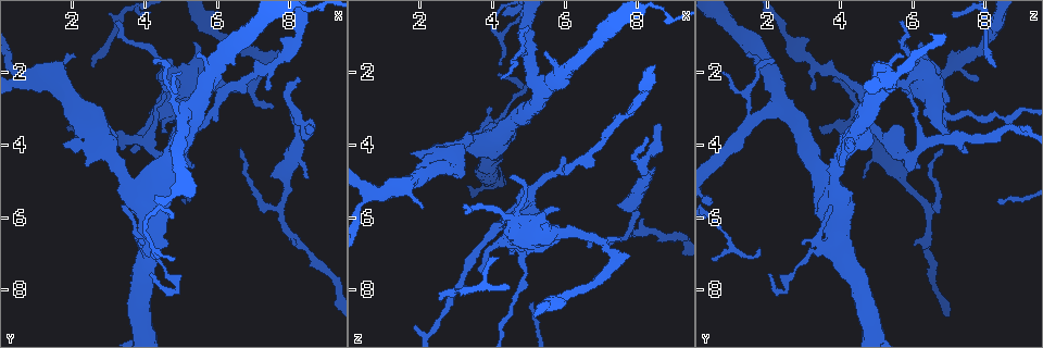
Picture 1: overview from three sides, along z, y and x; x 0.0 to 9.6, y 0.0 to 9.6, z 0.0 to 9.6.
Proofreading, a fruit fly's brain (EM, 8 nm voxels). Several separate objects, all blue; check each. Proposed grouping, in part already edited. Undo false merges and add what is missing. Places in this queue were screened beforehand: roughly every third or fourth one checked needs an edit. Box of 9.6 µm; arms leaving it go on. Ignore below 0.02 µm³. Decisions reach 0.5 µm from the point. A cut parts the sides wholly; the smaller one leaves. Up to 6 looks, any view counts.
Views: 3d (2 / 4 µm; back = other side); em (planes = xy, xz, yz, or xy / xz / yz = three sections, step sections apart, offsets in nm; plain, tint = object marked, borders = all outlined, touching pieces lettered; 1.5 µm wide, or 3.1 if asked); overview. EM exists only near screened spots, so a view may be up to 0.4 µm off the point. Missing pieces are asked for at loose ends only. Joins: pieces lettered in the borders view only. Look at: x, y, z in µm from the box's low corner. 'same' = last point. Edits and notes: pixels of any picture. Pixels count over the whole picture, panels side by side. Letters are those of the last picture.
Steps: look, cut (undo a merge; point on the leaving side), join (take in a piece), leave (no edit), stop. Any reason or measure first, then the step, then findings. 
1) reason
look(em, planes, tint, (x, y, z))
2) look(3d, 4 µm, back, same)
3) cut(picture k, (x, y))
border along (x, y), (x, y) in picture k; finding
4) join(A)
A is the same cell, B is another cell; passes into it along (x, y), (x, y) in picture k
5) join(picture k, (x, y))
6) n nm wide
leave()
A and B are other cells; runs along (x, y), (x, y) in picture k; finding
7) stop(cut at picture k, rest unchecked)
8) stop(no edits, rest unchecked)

free end
look(3d, 4 µm, (2.40, 4.65, 3.95))

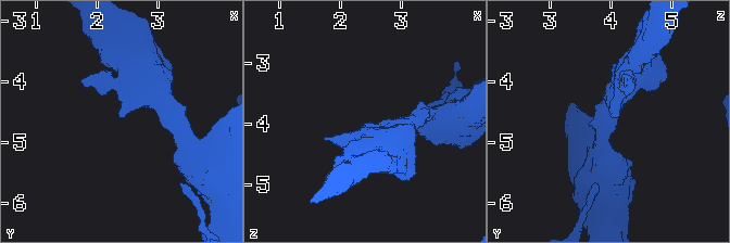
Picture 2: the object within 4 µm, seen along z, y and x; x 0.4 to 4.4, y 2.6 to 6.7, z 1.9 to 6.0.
look(em, planes, borders, (2.35, 4.60, 4.00))

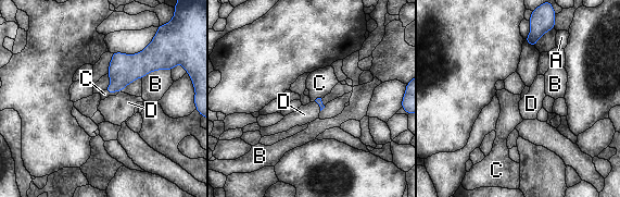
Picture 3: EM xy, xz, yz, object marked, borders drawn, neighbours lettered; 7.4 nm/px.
join(C)
C is the same cell, A, B and D are other cells; passes into it along (124, 69), (112, 93), (104, 94) in picture 3; the neuron continues

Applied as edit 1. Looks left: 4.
an open end
look(em, planes, plain, (4.20, 7.60, 2.00))

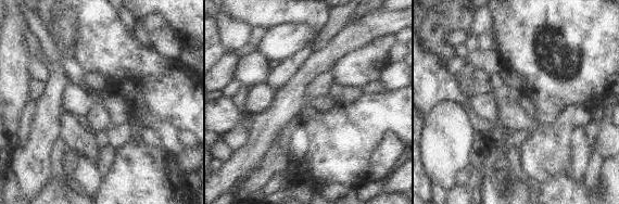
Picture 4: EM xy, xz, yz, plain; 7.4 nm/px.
look(em, planes, borders, same)

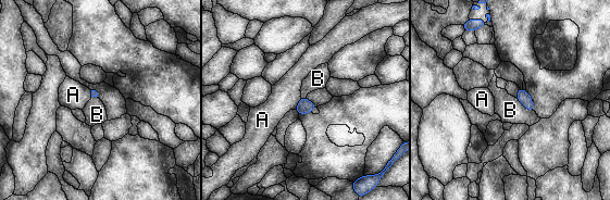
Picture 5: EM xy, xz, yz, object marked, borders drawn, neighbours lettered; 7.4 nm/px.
leave()
A and B are other cells; border along (515, 98), (531, 112), (534, 111) in picture 5; none of them fits

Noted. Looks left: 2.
branch stops here
look(em, planes, borders, (5.35, 1.20, 6.25))

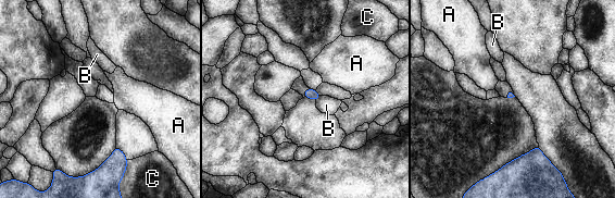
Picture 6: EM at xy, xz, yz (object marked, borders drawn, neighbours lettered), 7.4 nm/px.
leave()
A, B and C are other cells; border along (321, 96), (316, 101) in picture 6; none of them fits

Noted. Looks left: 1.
stop(join at picture 3, rest unchecked)

